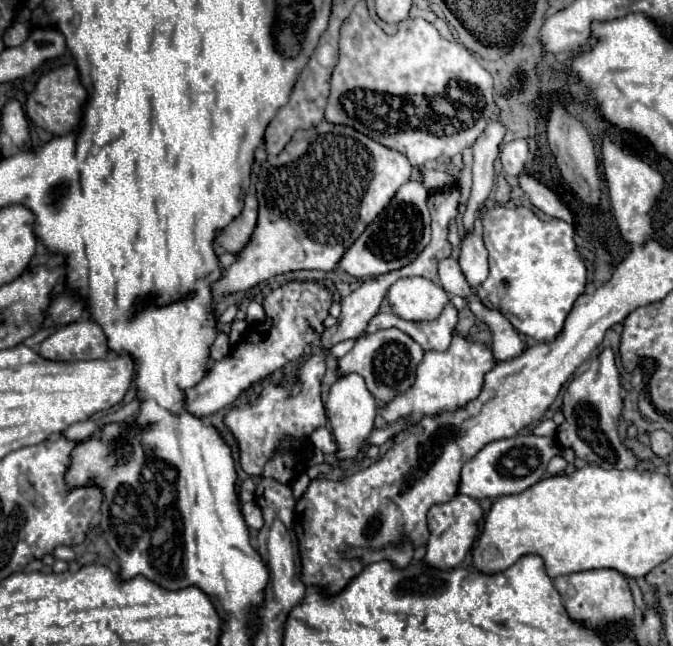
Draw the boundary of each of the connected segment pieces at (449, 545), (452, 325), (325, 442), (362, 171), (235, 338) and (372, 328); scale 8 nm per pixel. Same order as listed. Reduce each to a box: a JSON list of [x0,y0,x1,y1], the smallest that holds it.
[[423,495,483,571],[401,303,457,353],[309,427,337,453],[213,121,411,301],[229,319,247,345],[367,313,397,335]]

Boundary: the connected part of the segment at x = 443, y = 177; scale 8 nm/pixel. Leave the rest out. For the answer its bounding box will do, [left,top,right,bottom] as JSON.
[421,169,455,191]

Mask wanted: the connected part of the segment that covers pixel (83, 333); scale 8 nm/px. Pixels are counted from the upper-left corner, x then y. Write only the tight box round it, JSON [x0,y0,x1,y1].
[39,317,109,361]

